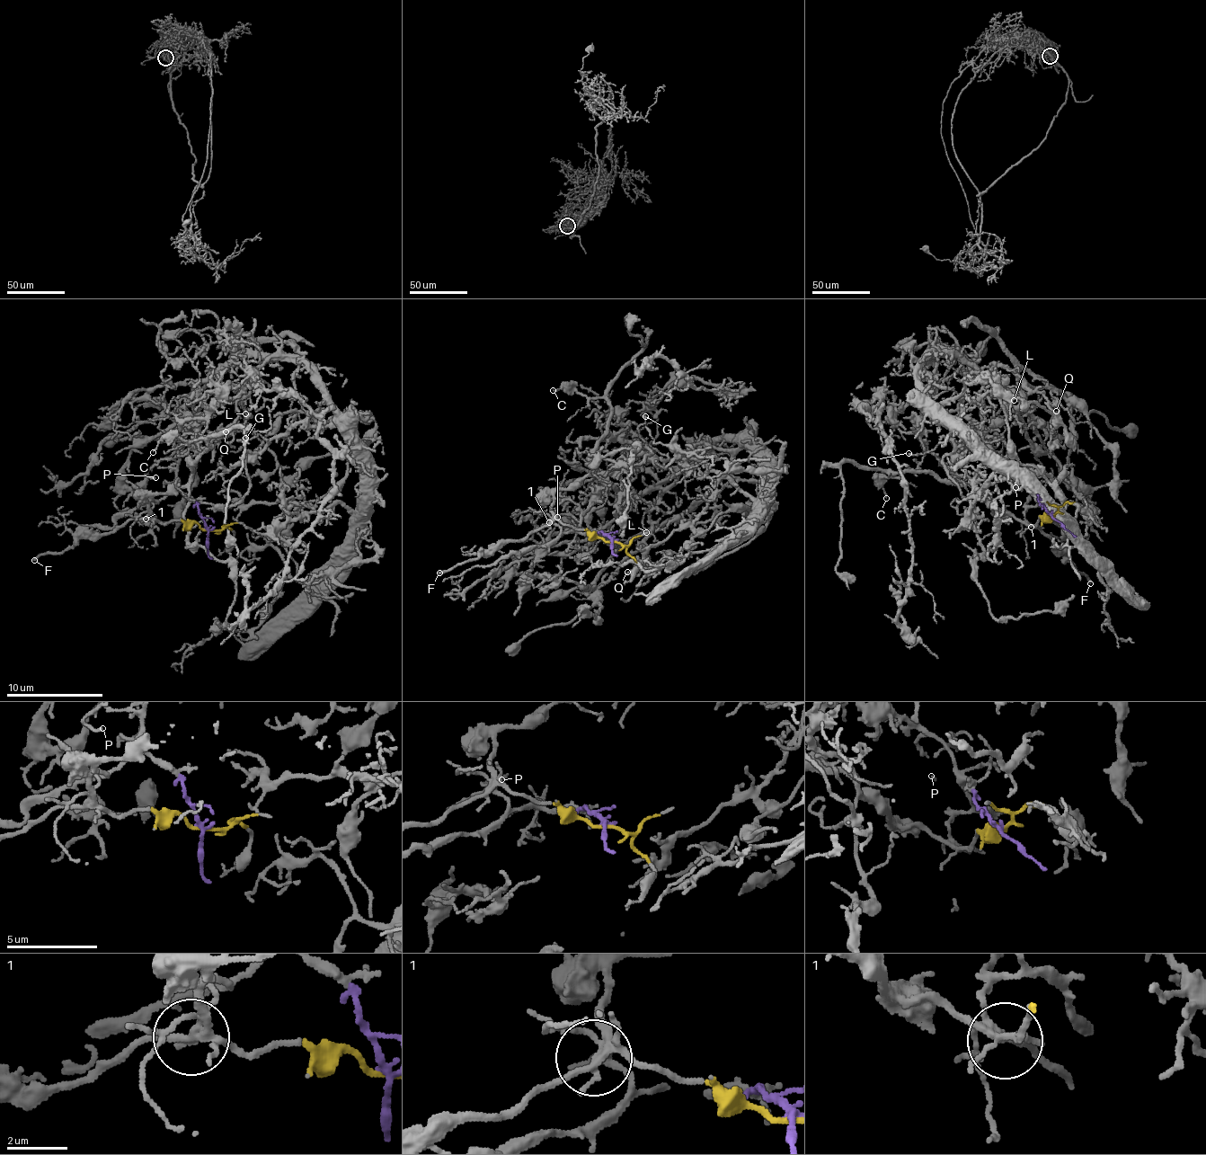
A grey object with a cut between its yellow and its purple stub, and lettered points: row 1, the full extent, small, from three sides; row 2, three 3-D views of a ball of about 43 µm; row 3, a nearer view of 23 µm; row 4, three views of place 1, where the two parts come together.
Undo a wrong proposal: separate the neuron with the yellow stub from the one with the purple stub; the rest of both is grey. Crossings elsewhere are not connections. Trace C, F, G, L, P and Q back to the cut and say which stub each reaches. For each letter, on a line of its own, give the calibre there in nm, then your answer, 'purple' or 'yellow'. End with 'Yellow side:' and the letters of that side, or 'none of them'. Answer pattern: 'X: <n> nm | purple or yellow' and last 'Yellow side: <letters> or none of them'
C: 120 nm | yellow
F: 200 nm | yellow
G: 160 nm | purple
L: 110 nm | purple
P: 130 nm | purple
Q: 130 nm | purple
Yellow side: C, F

